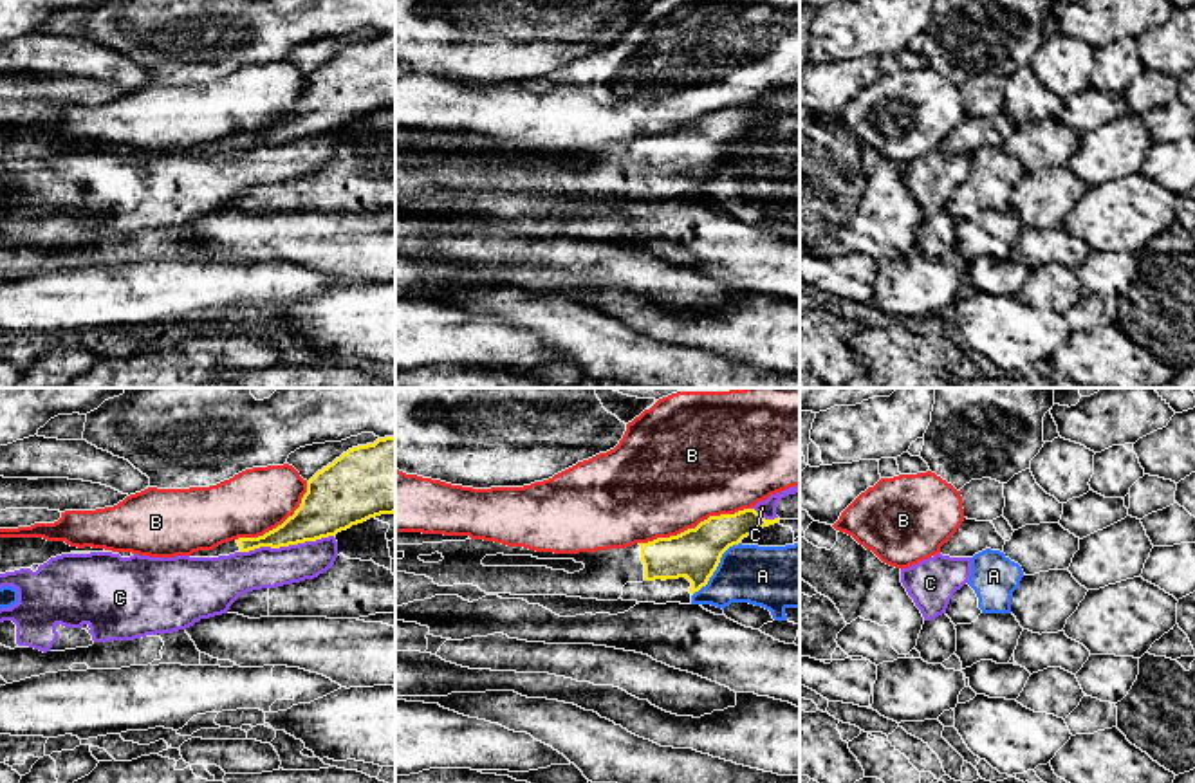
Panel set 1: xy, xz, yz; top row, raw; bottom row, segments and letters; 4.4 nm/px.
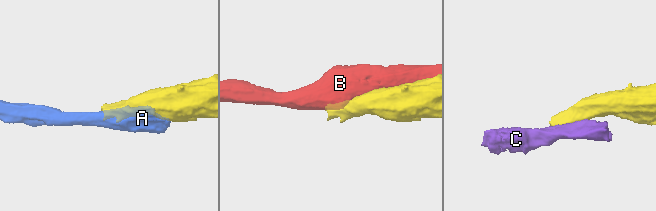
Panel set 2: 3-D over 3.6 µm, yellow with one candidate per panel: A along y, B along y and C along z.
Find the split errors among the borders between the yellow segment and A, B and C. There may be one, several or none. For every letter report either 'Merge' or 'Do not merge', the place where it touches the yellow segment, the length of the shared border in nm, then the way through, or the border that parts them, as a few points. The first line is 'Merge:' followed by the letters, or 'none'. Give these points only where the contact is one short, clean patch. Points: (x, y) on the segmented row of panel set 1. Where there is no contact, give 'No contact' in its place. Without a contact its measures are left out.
Merge: none
A: Do not merge. Touches yellow at xz (715, 569). Shared border 320 nm
B: Do not merge. Touches yellow at xz (695, 527). Shared border 500 nm
C: Do not merge. Touches yellow at xy (286, 545). Shared border 420 nm

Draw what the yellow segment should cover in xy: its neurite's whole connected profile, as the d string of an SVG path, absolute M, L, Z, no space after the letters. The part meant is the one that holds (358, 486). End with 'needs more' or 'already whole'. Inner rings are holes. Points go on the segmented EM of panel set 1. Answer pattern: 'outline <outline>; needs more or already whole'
outline M395 437L357 446L307 482L300 507L258 538L238 538L190 557L218 557L260 547L289 547L336 536L352 525L395 512Z; needs more

